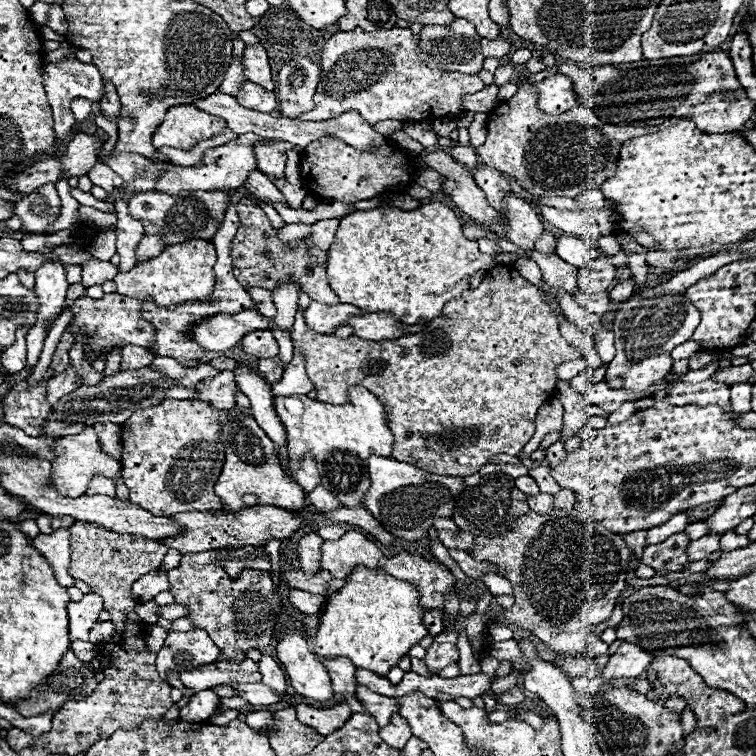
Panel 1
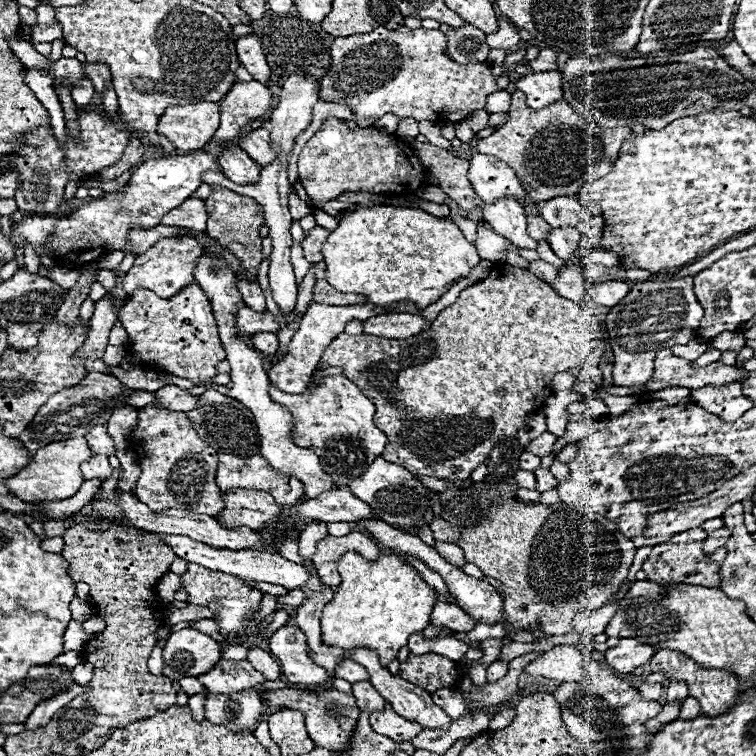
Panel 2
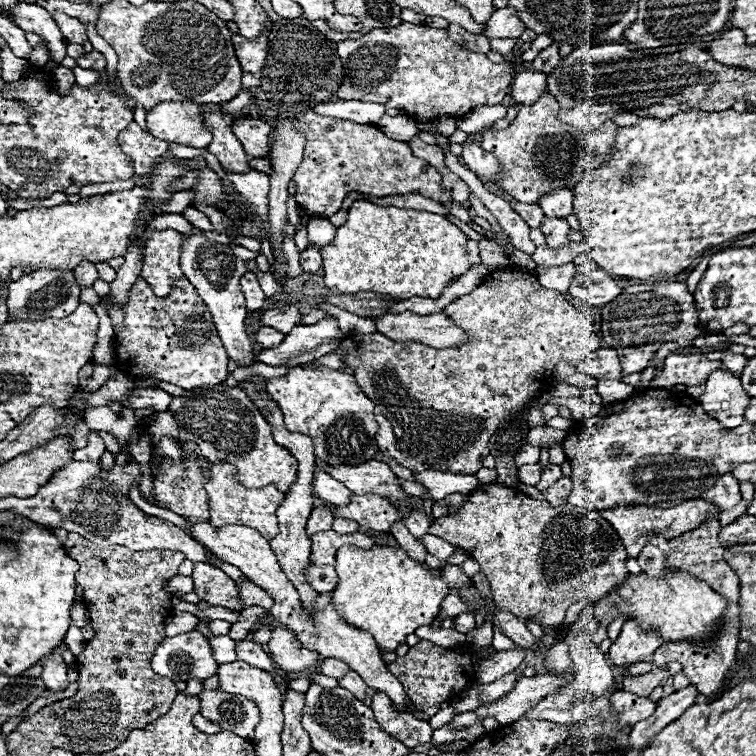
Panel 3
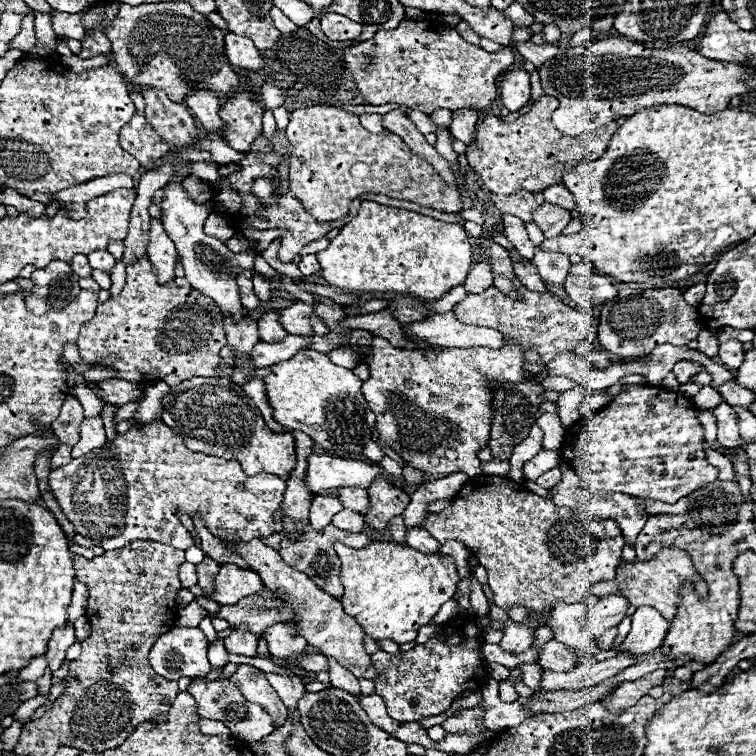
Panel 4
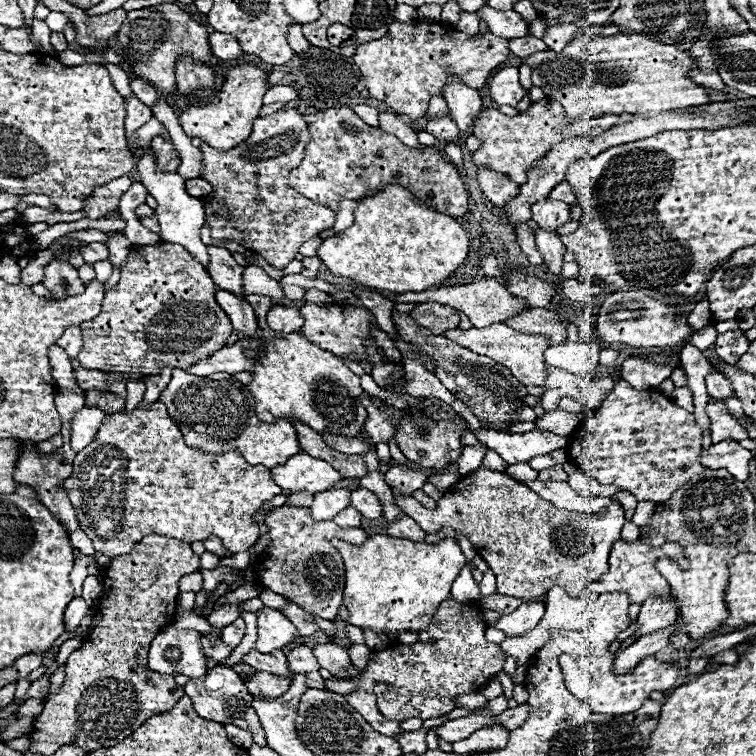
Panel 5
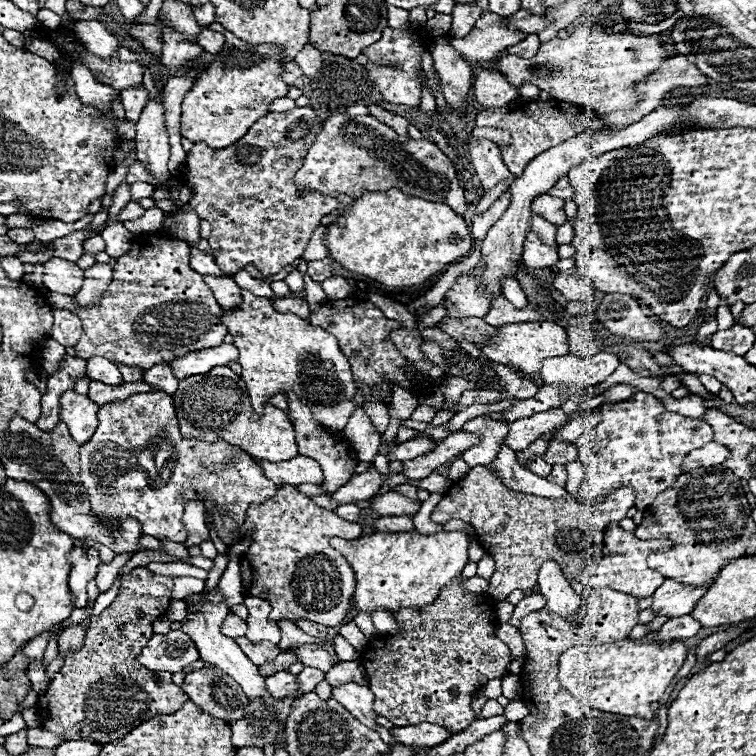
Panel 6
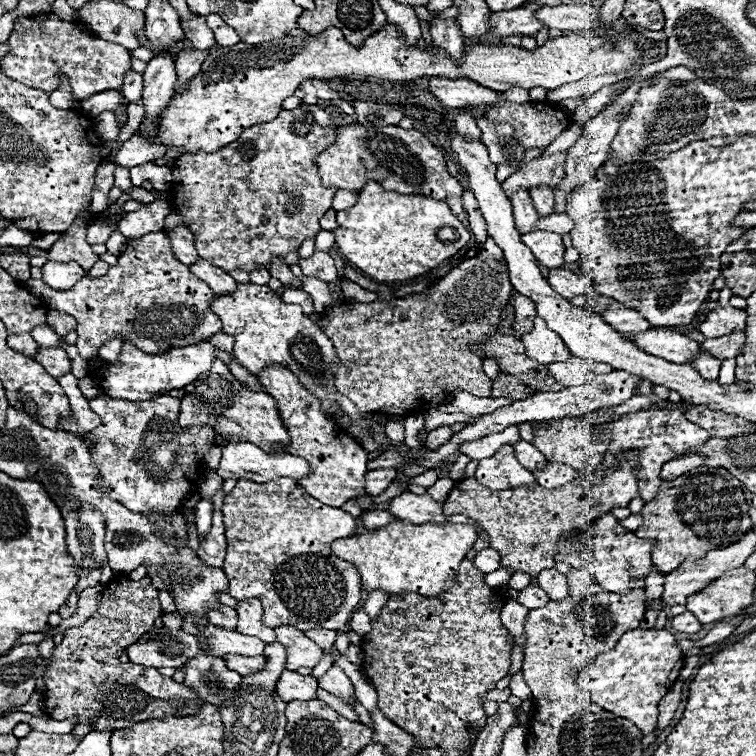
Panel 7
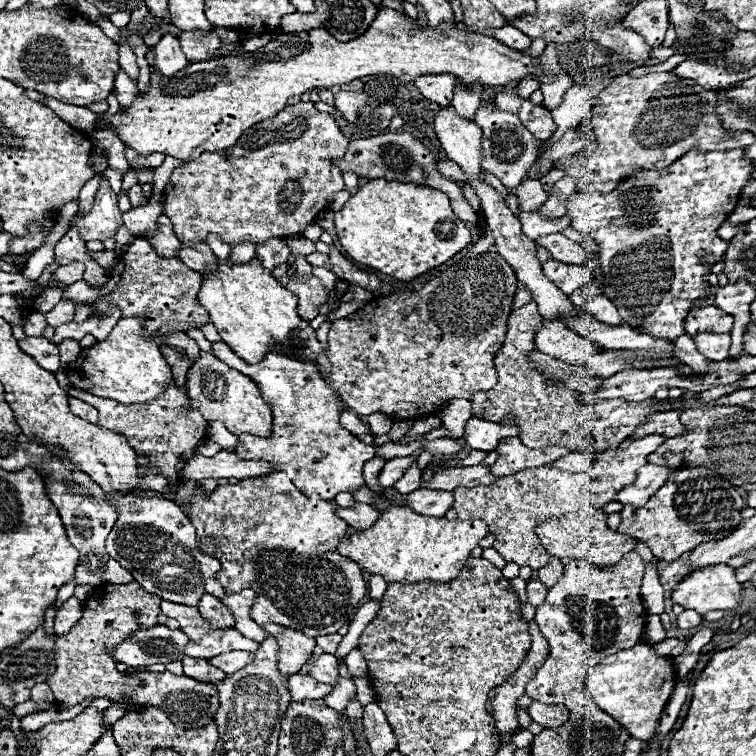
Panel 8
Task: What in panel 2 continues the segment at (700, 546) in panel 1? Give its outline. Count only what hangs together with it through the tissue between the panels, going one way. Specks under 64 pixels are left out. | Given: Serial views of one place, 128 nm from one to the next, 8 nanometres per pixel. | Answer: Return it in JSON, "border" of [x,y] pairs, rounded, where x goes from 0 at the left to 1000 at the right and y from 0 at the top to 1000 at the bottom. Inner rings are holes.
{"border":[[[952,698],[952,701],[947,701],[947,704],[942,704],[942,706],[937,709],[937,714],[931,717],[929,728],[931,728],[934,733],[942,733],[947,725],[958,722],[958,720],[963,717],[963,712],[966,712],[966,709],[968,709],[968,704],[966,704],[963,698]]]}

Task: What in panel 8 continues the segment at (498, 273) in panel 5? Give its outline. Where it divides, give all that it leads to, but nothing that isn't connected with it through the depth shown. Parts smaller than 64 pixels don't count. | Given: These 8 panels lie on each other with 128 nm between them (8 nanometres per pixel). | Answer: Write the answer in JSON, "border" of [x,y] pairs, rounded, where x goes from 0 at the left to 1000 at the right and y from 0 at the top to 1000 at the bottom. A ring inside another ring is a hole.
{"border":[[[701,399],[675,415],[667,458],[653,474],[659,505],[651,516],[630,519],[622,526],[627,553],[661,561],[667,553],[677,550],[677,561],[688,566],[688,582],[698,593],[722,593],[738,587],[765,595],[791,593],[794,598],[799,598],[804,593],[820,590],[820,585],[831,579],[836,569],[841,569],[847,558],[854,558],[862,548],[873,542],[889,542],[889,532],[894,526],[860,526],[852,532],[825,532],[823,526],[812,526],[810,532],[788,532],[780,540],[767,540],[770,534],[762,532],[762,526],[767,526],[767,519],[751,516],[743,505],[733,508],[698,476],[698,471],[709,466],[706,442],[714,439],[714,431],[720,431],[720,421],[714,418],[709,399]]]}

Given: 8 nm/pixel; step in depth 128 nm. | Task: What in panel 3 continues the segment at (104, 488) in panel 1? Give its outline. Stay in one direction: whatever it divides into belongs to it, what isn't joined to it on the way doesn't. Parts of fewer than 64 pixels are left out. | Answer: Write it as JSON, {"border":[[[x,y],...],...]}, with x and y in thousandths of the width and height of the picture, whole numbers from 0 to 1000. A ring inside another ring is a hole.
{"border":[[[119,569],[116,571],[116,587],[114,587],[114,593],[106,593],[106,595],[98,595],[98,608],[124,608],[124,611],[130,611],[132,608],[132,603],[135,603],[135,598],[140,595],[140,590],[138,590],[138,585],[135,585],[135,579],[130,577],[130,571],[127,569]]]}

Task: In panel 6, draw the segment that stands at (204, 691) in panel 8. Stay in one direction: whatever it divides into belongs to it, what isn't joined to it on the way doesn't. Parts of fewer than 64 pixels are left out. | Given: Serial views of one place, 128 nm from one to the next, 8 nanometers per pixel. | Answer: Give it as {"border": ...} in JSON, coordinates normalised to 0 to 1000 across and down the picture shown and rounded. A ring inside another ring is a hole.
{"border":[[[177,751],[159,765],[159,783],[148,802],[114,828],[106,860],[87,865],[79,889],[71,892],[63,913],[53,921],[56,963],[95,976],[124,976],[132,984],[159,979],[175,963],[212,944],[230,944],[249,926],[249,918],[228,902],[225,892],[206,892],[180,876],[188,854],[201,844],[201,823],[222,807],[222,783],[230,772],[225,762]]]}

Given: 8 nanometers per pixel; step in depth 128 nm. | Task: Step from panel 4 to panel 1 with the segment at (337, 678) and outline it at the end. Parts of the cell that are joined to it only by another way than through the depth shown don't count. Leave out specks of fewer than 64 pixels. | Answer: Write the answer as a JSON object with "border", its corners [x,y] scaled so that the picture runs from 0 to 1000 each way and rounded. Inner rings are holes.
{"border":[[[474,907],[474,926],[497,950],[503,960],[513,958],[519,942],[526,942],[526,931],[521,923],[508,923],[505,918],[487,913],[484,907]]]}

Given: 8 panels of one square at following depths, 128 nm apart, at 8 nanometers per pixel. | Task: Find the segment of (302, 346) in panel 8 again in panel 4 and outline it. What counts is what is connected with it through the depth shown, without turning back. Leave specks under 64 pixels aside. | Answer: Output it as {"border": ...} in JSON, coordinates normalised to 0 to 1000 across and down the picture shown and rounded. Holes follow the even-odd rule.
{"border":[[[336,365],[333,370],[336,370],[336,384],[339,384],[339,392],[344,394],[344,399],[354,399],[360,394],[357,376],[347,365]],[[397,463],[392,466],[384,476],[368,479],[362,484],[357,484],[357,495],[349,497],[349,508],[352,508],[352,526],[354,534],[360,537],[360,553],[386,569],[399,569],[402,574],[407,574],[423,593],[429,595],[439,595],[447,603],[452,601],[476,601],[479,590],[489,582],[495,561],[497,561],[497,550],[495,545],[487,540],[476,513],[479,513],[479,503],[460,487],[444,484],[434,468],[423,468],[418,463]]]}

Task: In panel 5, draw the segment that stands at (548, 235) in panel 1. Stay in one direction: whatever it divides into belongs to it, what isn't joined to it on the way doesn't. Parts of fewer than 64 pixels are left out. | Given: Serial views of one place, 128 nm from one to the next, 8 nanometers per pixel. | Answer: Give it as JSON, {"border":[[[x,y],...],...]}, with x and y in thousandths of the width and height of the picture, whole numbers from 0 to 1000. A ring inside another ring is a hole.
{"border":[[[643,220],[632,222],[632,243],[638,249],[638,254],[646,259],[646,265],[656,272],[667,272],[675,262],[680,262],[685,257],[685,246],[683,241],[675,241],[672,235],[667,235],[664,230],[656,230],[653,225],[646,225]]]}

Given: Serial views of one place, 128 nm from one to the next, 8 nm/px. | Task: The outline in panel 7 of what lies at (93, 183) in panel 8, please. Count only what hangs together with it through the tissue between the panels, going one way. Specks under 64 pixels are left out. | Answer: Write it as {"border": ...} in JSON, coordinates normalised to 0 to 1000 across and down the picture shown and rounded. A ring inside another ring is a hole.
{"border":[[[119,272],[111,278],[111,283],[106,283],[106,288],[101,288],[101,294],[69,323],[69,328],[63,331],[63,341],[49,347],[49,340],[40,341],[40,351],[56,353],[63,344],[74,344],[74,347],[103,347],[114,360],[119,357],[122,349],[130,347],[130,339],[122,333],[119,323],[114,320],[114,299],[119,294],[122,283],[119,283]]]}

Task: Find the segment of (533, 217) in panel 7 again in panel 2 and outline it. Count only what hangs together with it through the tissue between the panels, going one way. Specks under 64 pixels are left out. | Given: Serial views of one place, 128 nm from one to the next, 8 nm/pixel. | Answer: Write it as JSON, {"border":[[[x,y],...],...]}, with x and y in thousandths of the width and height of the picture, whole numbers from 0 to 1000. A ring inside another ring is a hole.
{"border":[[[749,352],[743,357],[738,357],[738,368],[733,373],[728,373],[728,378],[743,392],[743,394],[751,394],[757,399],[770,399],[775,392],[772,392],[772,384],[775,384],[775,370],[772,370],[772,362],[770,362],[770,354],[767,352]]]}

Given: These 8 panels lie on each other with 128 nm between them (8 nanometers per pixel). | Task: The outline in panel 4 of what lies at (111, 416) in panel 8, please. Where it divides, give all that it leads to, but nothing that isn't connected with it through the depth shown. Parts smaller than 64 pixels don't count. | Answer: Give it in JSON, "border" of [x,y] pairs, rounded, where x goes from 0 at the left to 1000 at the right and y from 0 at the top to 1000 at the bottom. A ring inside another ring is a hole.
{"border":[[[204,556],[204,558],[177,558],[175,566],[167,574],[153,574],[148,585],[140,585],[140,590],[135,590],[132,595],[122,595],[106,606],[98,606],[93,614],[69,622],[66,624],[66,646],[82,672],[82,677],[87,680],[87,685],[101,696],[101,704],[114,709],[116,714],[124,717],[124,722],[135,722],[138,728],[156,728],[169,722],[175,714],[204,714],[204,717],[217,717],[222,722],[233,722],[235,728],[249,728],[254,722],[251,706],[249,701],[238,693],[235,688],[235,675],[243,675],[251,685],[257,680],[262,680],[267,685],[267,690],[272,693],[272,698],[288,709],[288,712],[302,712],[302,714],[333,714],[333,712],[344,712],[344,709],[357,709],[362,706],[362,685],[360,677],[370,669],[373,659],[376,659],[376,648],[378,648],[378,638],[373,632],[365,632],[362,627],[339,627],[339,630],[325,630],[317,619],[317,614],[312,608],[296,608],[296,606],[286,606],[286,603],[272,603],[272,601],[259,601],[254,595],[249,595],[243,590],[243,582],[228,569],[222,566],[214,556]],[[107,770],[98,771],[94,800],[90,803],[90,820],[99,823],[104,816],[114,812],[116,796],[116,779]]]}

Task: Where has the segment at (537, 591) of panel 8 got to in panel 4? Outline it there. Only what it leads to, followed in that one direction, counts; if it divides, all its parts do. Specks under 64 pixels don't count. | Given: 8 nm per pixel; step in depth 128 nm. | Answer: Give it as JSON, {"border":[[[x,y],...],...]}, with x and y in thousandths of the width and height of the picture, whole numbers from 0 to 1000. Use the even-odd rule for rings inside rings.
{"border":[[[698,815],[698,823],[680,823],[680,820],[669,820],[667,823],[667,844],[661,849],[661,854],[669,862],[693,862],[701,857],[704,847],[706,847],[706,833],[712,831],[712,817]]]}

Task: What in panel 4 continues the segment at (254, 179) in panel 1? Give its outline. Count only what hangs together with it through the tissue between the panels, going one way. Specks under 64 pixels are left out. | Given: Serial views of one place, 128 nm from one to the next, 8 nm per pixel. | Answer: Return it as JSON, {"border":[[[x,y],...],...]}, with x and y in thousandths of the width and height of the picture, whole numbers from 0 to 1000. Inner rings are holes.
{"border":[[[257,119],[243,130],[254,151],[259,153],[262,164],[270,169],[272,177],[288,177],[294,159],[288,153],[288,127],[278,119]]]}

